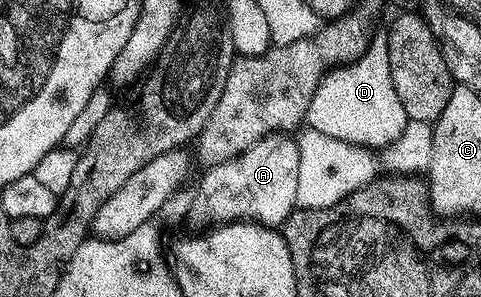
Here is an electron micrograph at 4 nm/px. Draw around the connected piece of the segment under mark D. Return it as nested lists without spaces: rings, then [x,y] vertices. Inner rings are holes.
[[[372,36],[371,46],[353,62],[341,65],[325,74],[323,82],[309,103],[306,124],[325,135],[348,141],[354,145],[376,147],[398,142],[407,126],[405,107],[393,91],[393,79],[389,71],[389,47],[386,36]]]

